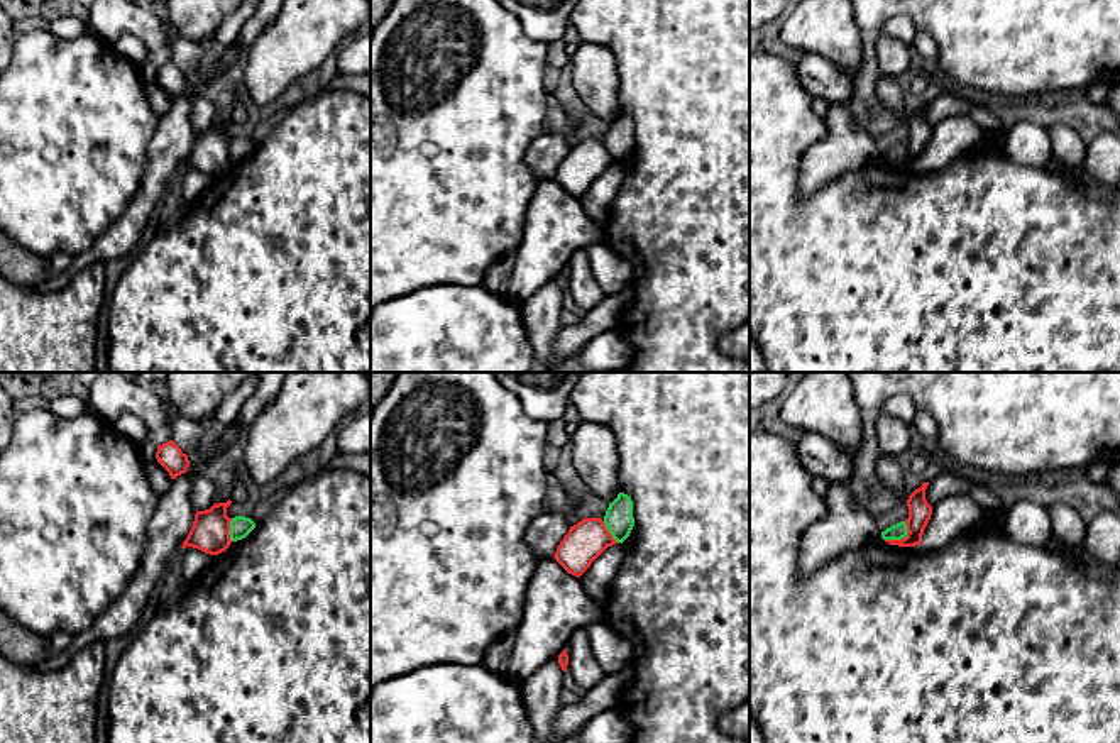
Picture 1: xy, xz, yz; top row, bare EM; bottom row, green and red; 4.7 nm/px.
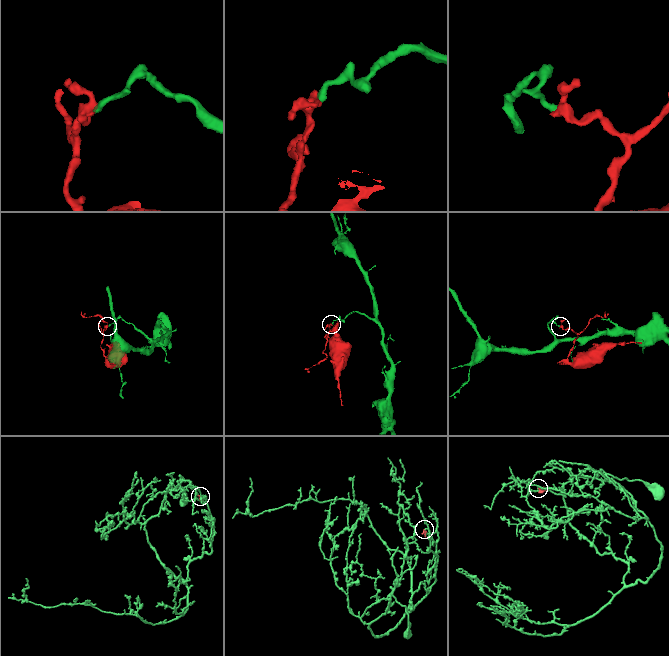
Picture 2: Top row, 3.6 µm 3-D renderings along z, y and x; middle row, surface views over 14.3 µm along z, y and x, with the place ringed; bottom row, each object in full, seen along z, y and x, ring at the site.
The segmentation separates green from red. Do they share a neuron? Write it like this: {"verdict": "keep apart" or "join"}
{"verdict": "keep apart"}

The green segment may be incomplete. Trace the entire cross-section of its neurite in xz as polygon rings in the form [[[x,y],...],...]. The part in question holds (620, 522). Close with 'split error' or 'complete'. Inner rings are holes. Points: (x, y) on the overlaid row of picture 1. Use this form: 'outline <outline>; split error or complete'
outline [[[619,493],[618,498],[609,503],[609,508],[604,516],[604,525],[618,543],[623,543],[633,526],[633,501],[628,494]]]; complete

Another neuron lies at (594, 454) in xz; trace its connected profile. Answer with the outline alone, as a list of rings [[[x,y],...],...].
[[[580,421],[570,443],[579,477],[597,501],[612,503],[619,494],[619,454],[609,428]]]

